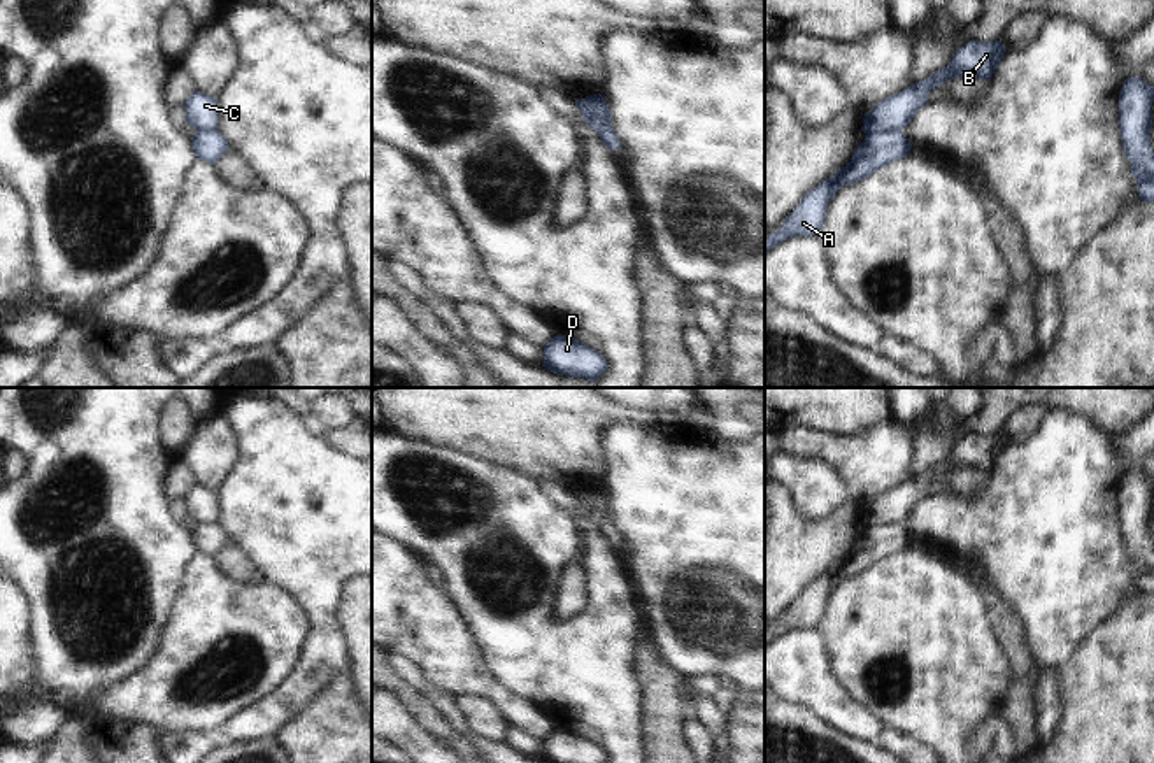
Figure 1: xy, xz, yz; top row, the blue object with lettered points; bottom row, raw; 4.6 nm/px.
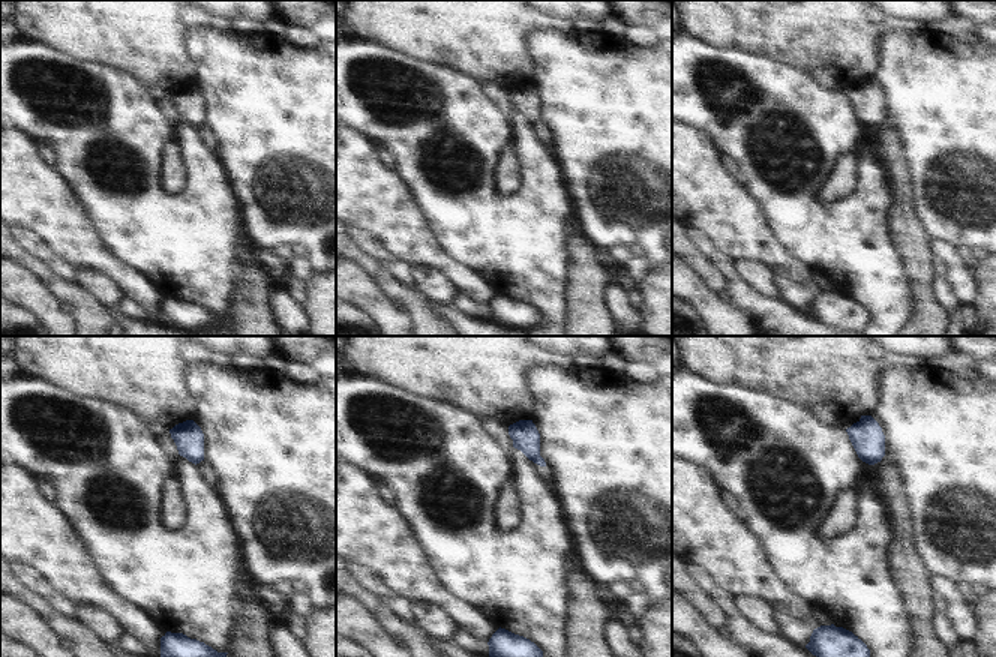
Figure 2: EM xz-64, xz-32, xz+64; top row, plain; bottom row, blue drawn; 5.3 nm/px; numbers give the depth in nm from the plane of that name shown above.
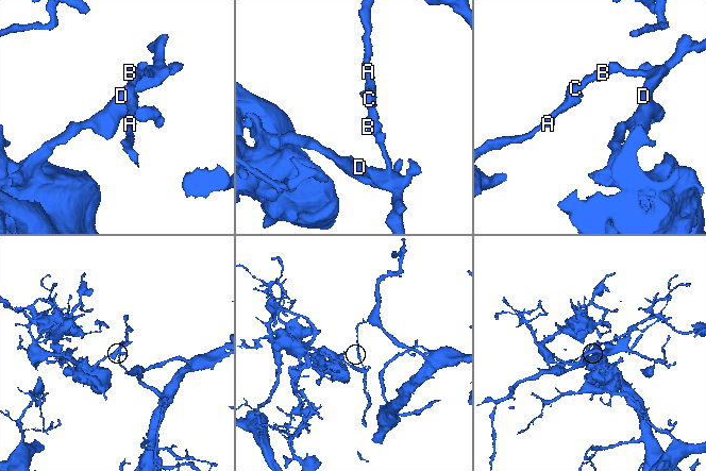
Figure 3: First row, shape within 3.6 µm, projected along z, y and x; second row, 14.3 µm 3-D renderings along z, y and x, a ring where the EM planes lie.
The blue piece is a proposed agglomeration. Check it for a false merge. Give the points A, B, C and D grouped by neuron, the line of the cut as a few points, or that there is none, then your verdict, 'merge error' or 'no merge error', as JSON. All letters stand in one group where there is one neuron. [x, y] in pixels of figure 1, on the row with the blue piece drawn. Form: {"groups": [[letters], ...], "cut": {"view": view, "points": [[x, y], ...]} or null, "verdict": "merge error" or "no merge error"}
{"groups": [["A"], ["B", "C", "D"]], "cut": {"view": "yz", "points": [[900, 130], [872, 130], [867, 135]]}, "verdict": "merge error"}

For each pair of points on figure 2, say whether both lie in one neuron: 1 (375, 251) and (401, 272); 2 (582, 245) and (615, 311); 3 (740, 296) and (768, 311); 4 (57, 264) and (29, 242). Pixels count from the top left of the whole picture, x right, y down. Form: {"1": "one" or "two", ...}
{"1": "one", "2": "two", "3": "one", "4": "one"}

